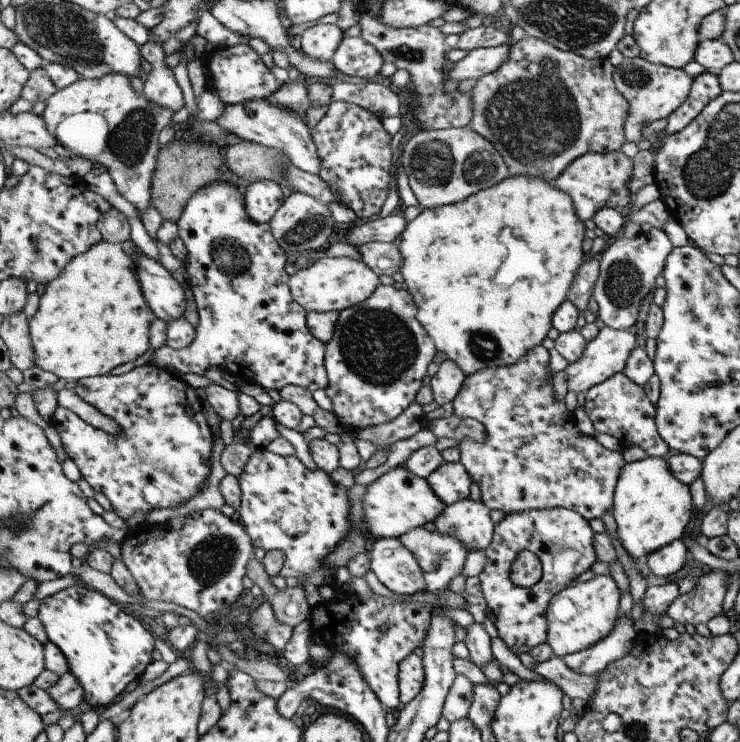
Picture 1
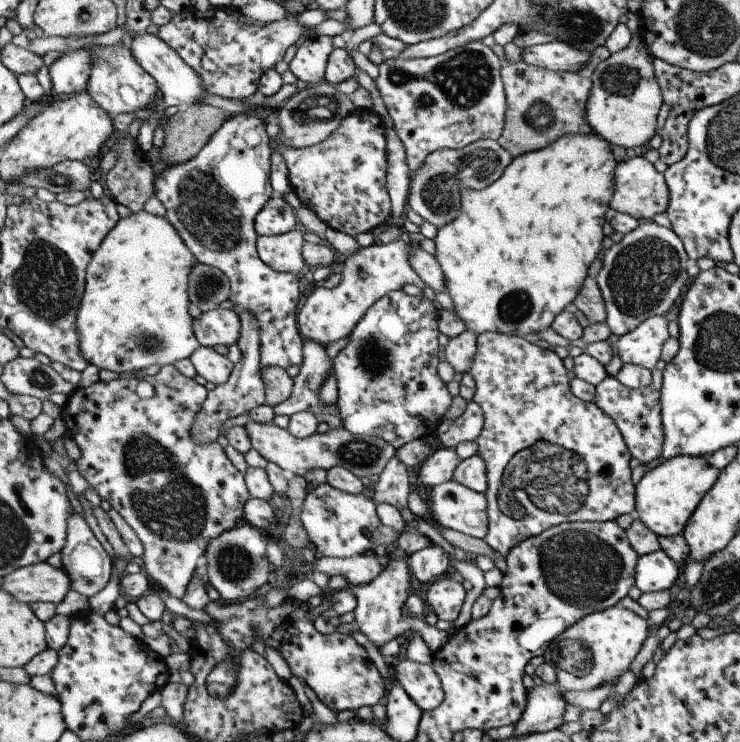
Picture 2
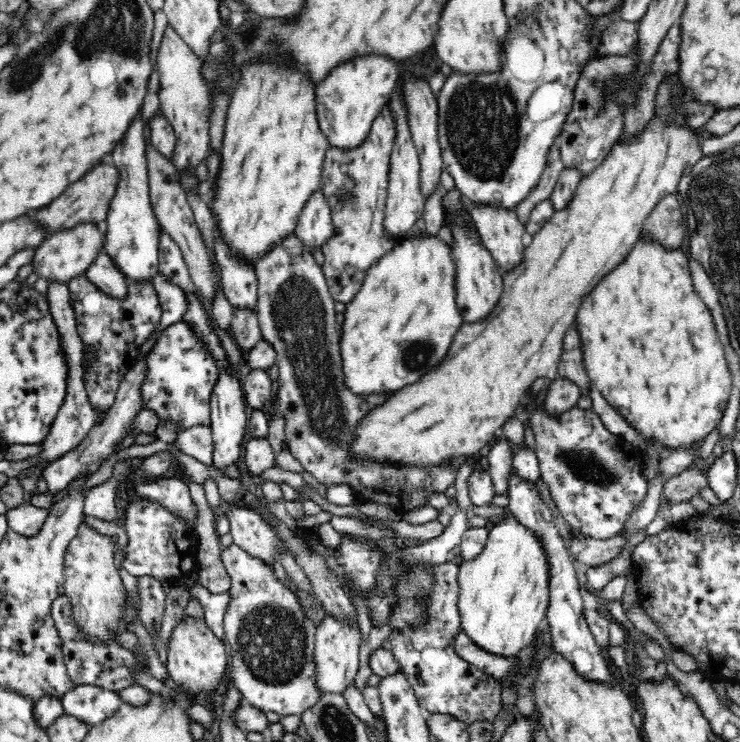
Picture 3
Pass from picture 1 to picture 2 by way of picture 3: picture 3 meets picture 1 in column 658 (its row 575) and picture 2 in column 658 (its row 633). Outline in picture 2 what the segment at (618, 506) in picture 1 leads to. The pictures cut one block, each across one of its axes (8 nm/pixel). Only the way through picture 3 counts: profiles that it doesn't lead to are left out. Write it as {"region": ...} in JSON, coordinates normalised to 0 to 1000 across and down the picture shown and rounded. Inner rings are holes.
{"region":[[[928,613],[888,624],[888,631],[870,637],[859,654],[859,697],[872,704],[885,720],[893,722],[920,721],[930,701],[945,682],[951,668],[968,652],[973,636],[958,628],[950,616]]]}

